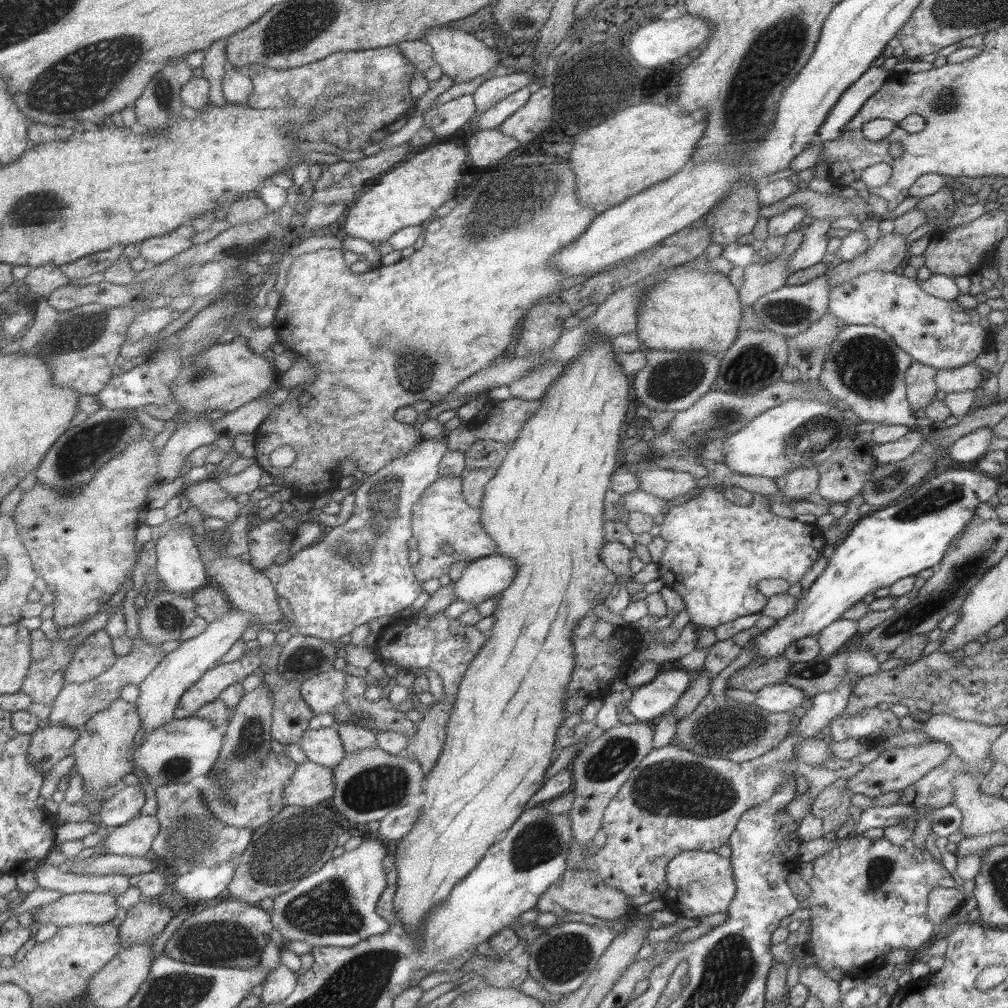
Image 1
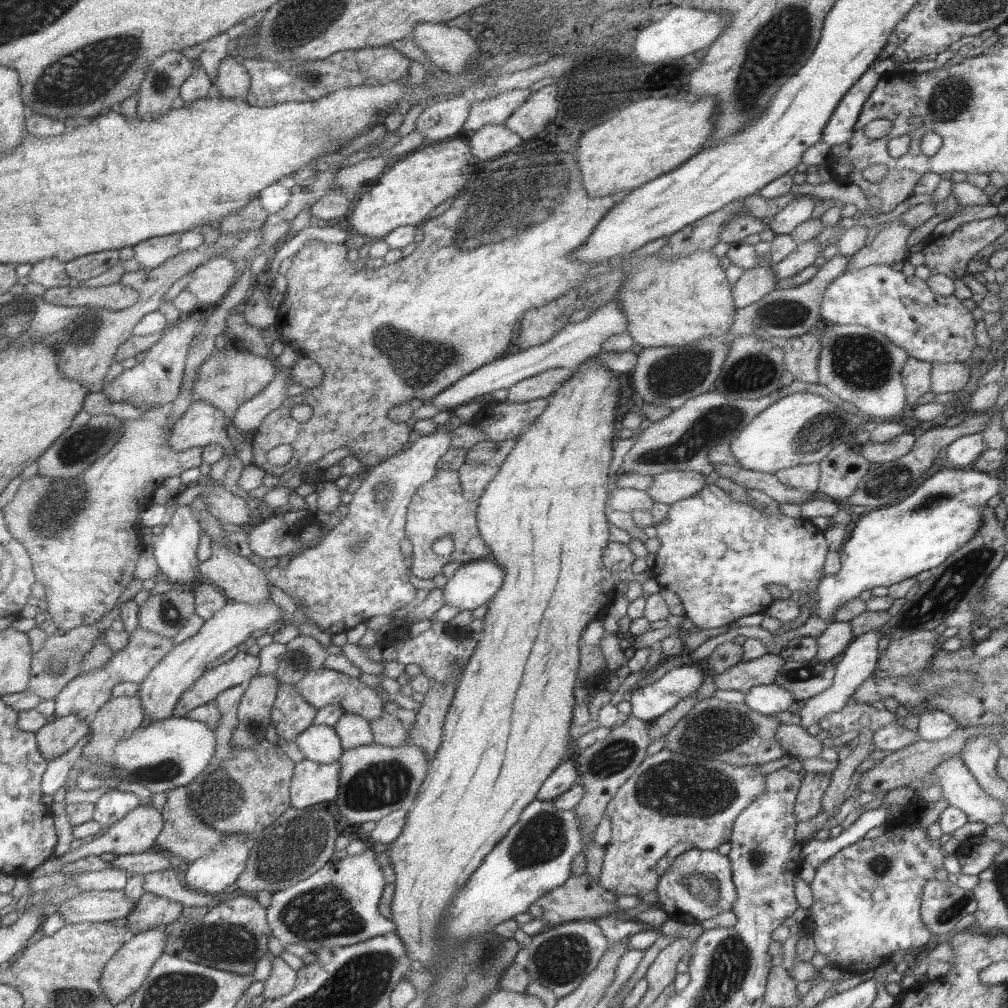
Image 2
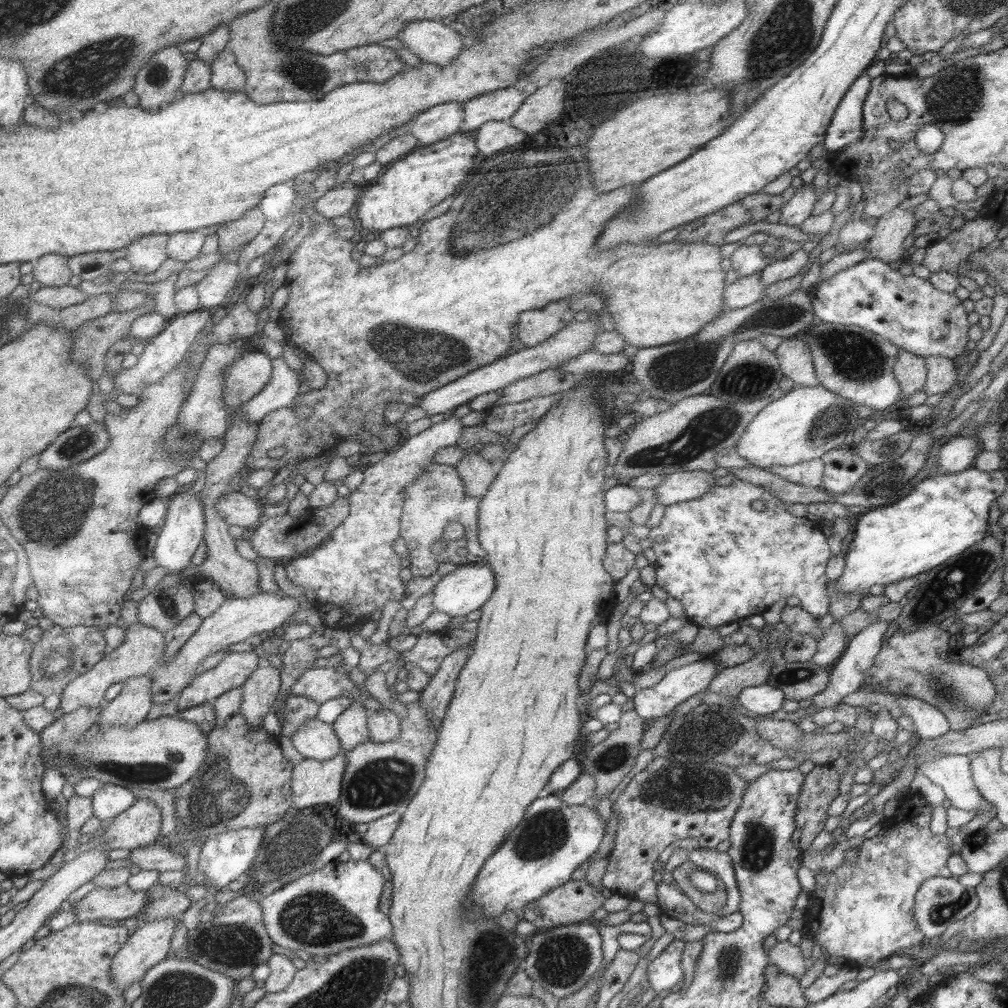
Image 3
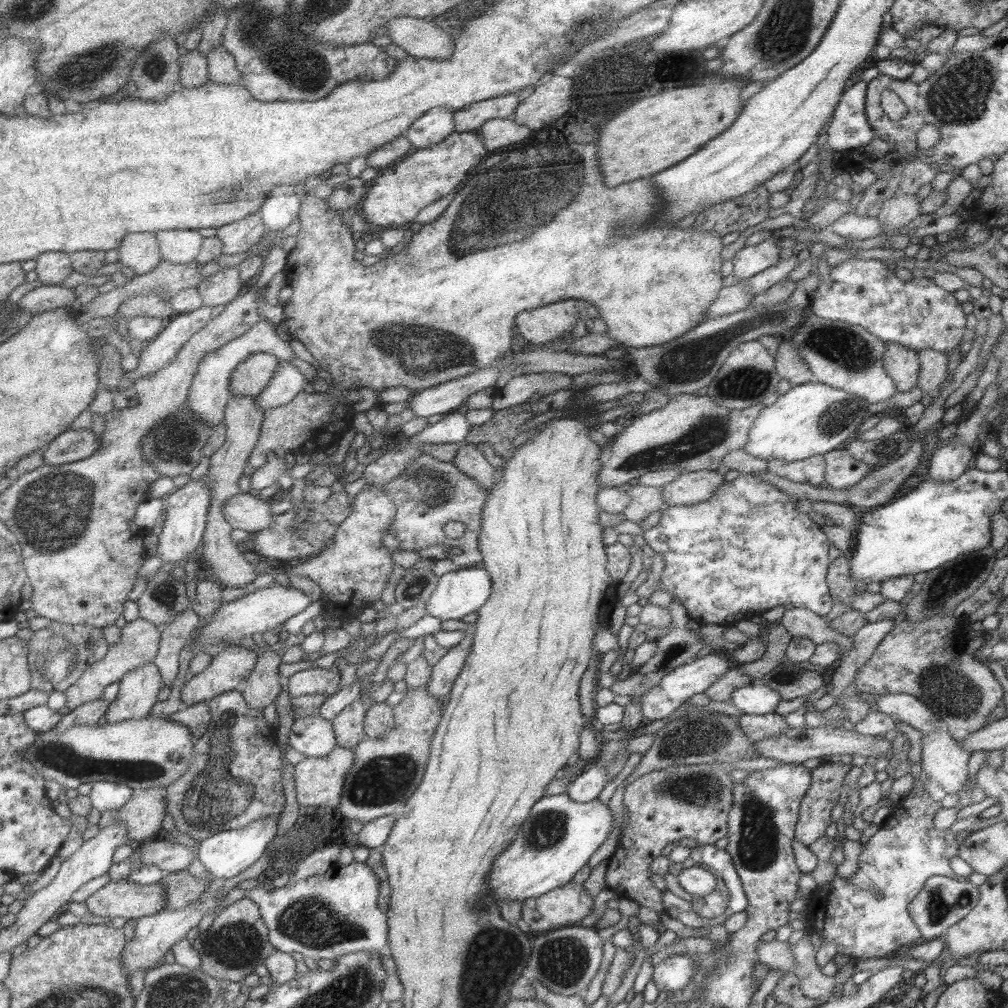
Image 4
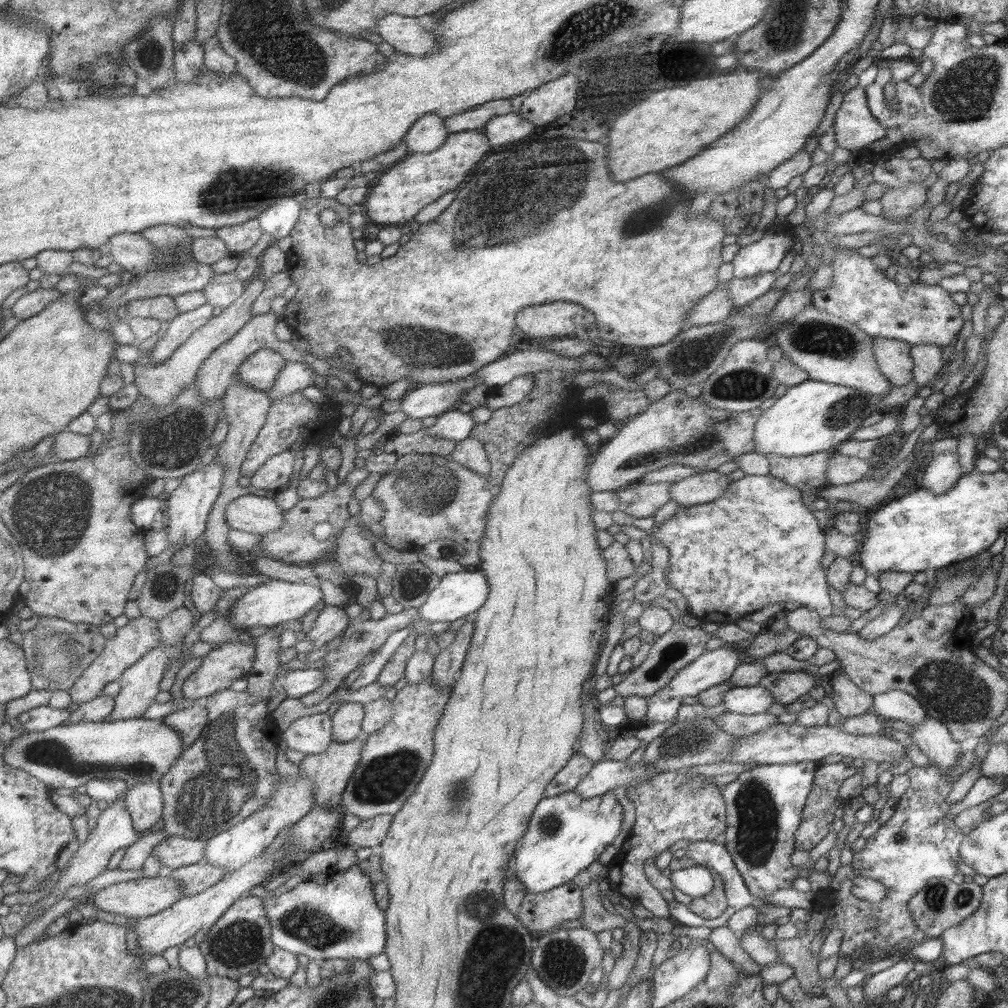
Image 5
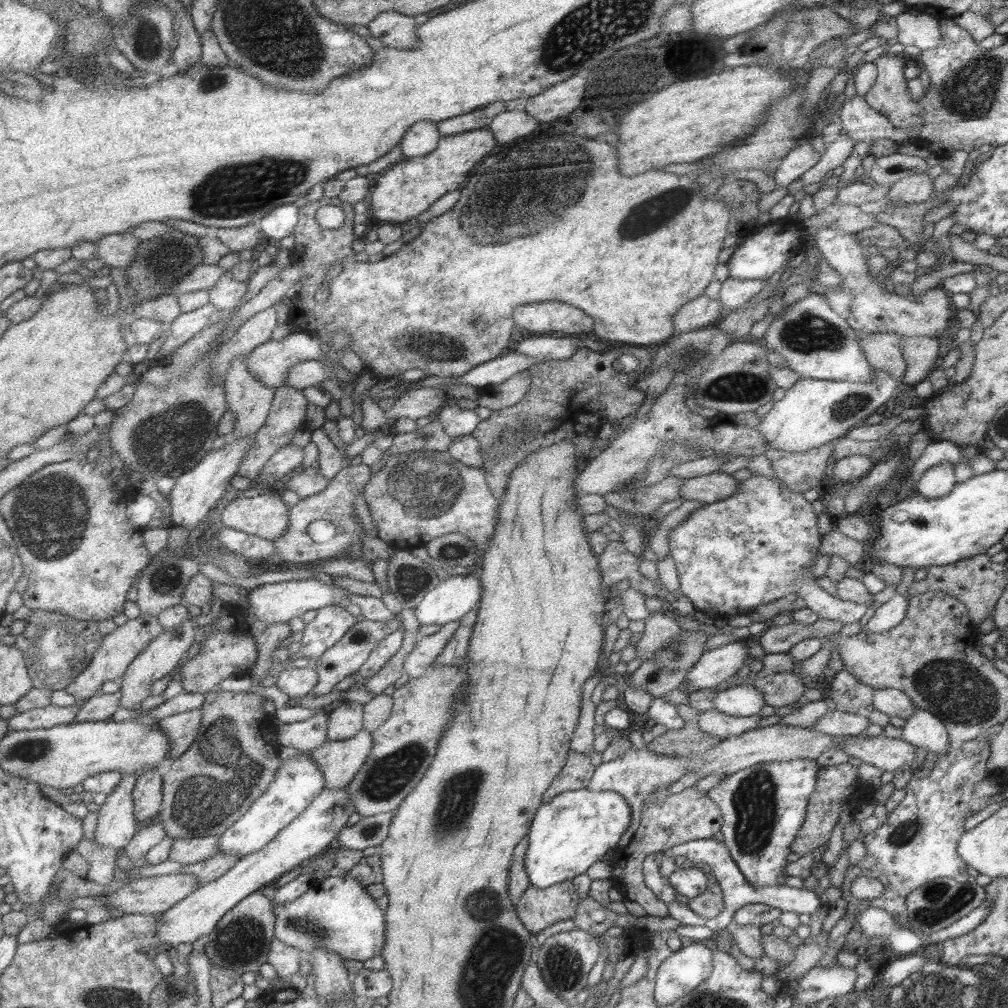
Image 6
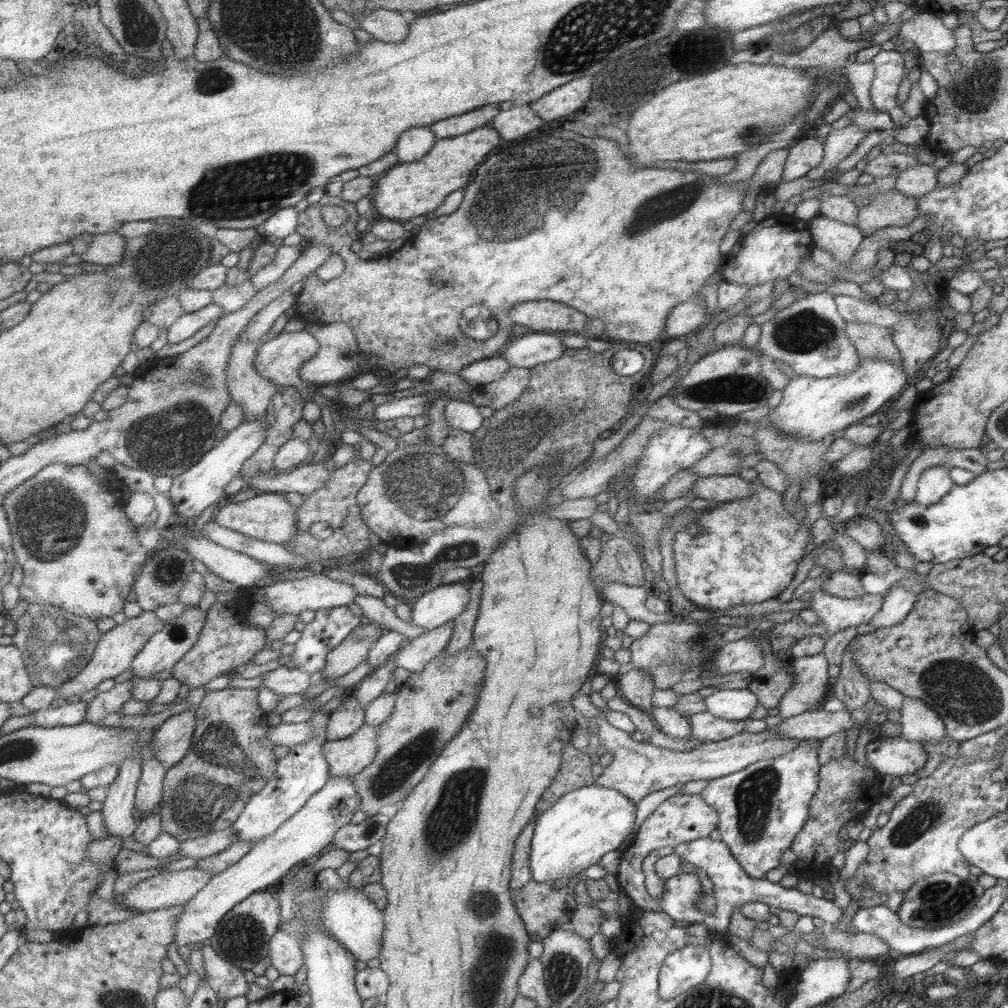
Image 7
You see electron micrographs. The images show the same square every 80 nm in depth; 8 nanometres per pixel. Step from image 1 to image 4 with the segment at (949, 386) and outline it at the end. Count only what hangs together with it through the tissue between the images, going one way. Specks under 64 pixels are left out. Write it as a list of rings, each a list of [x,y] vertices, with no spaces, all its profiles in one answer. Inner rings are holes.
[[[931,349],[916,351],[920,365],[918,370],[917,388],[929,396],[937,397],[941,384],[949,380],[947,370],[947,354]]]

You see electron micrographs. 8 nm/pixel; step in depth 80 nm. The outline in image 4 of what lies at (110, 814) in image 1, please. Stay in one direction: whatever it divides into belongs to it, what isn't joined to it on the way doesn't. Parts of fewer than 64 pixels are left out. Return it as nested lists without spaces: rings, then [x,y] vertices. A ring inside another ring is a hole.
[[[103,779],[92,783],[88,797],[95,810],[100,813],[109,810],[113,813],[131,798],[132,793],[133,790],[123,785],[121,781]]]

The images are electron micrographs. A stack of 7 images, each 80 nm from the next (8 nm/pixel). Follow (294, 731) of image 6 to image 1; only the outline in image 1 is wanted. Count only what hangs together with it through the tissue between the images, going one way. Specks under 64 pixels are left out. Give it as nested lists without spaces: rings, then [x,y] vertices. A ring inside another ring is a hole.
[[[336,726],[305,729],[297,745],[309,761],[325,768],[337,766],[345,754]]]

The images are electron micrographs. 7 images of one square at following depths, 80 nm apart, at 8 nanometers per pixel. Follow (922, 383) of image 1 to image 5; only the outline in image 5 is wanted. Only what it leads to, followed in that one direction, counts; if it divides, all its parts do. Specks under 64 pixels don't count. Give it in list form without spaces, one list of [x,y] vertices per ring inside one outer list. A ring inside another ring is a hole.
[[[873,339],[874,357],[881,374],[893,387],[905,386],[912,379],[911,346],[901,340]]]

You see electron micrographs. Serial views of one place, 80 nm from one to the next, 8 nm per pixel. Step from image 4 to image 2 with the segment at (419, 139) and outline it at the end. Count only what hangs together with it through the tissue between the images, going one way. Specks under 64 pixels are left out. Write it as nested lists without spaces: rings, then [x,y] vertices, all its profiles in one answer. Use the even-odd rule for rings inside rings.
[[[463,96],[435,100],[419,114],[415,130],[429,141],[451,138],[462,130],[469,115],[470,103]]]

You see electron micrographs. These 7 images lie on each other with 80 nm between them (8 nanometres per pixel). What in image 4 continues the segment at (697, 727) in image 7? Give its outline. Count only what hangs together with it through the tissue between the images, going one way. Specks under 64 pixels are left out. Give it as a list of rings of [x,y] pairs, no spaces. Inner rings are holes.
[[[771,712],[769,714],[744,714],[736,716],[745,736],[753,742],[761,741],[768,736],[777,736],[788,729],[783,716]]]

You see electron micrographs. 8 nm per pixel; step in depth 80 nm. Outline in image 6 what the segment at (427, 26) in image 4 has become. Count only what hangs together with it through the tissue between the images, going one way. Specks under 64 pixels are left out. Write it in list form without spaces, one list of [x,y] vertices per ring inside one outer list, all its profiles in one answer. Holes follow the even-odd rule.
[[[386,11],[375,16],[366,26],[371,36],[383,46],[399,50],[413,50],[417,38],[414,38],[413,16],[404,16],[394,11]]]

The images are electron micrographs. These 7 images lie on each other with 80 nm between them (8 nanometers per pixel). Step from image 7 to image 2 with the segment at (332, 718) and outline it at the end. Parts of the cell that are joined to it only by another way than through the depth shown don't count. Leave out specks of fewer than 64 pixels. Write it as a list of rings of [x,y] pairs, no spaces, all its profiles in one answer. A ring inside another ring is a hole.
[[[343,712],[332,727],[339,737],[343,751],[374,743],[369,722],[356,714]]]

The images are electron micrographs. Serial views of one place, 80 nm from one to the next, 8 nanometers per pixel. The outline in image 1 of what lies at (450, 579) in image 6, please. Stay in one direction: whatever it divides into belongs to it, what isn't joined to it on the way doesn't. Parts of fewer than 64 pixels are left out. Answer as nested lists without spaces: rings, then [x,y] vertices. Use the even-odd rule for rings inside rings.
[[[499,553],[472,560],[454,582],[455,600],[475,607],[505,590],[517,569],[518,564],[511,557]]]

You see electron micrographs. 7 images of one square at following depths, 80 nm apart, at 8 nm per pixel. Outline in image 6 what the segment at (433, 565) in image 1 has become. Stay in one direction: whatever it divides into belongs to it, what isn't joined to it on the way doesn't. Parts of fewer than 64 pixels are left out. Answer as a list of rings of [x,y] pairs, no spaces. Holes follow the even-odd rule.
[[[413,450],[390,455],[361,494],[377,526],[377,537],[392,550],[410,552],[450,533],[484,546],[497,526],[500,500],[489,491],[484,472],[451,459],[446,452]]]

